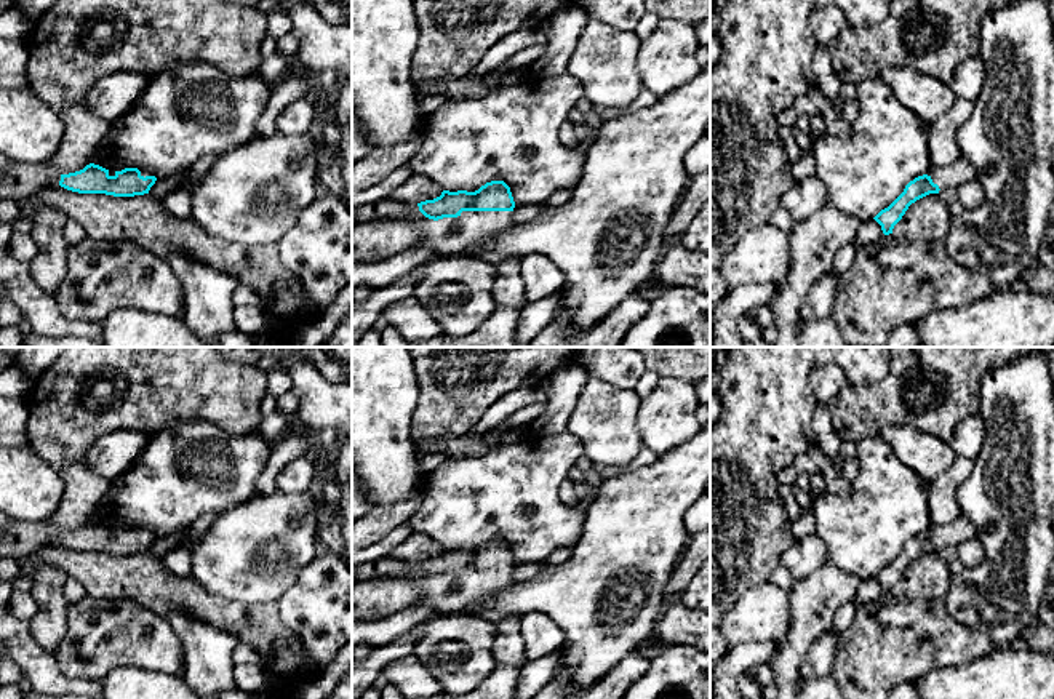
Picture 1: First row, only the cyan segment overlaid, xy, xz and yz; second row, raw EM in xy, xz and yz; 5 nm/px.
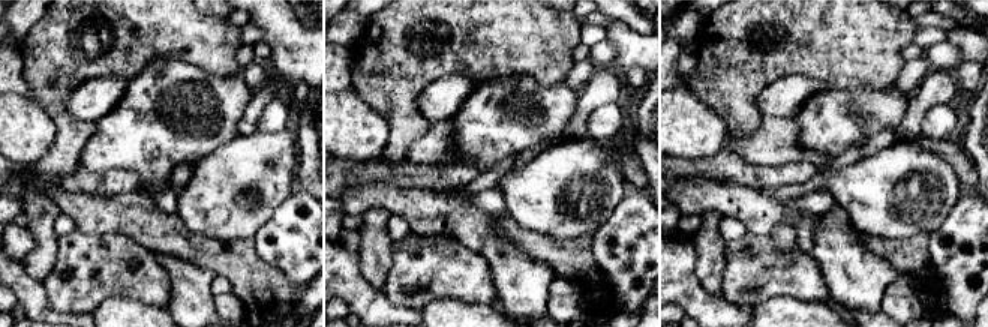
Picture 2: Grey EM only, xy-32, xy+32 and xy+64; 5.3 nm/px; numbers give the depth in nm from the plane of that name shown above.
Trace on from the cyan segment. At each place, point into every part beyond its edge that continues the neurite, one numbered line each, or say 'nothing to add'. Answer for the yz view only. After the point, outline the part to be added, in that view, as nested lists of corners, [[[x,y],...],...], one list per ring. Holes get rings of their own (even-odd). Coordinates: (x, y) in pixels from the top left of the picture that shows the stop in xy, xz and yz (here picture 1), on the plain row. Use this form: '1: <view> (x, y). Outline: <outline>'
1: yz (962, 530). Outline: [[[960,515],[955,521],[940,526],[931,526],[926,531],[940,549],[956,547],[976,537],[976,526],[969,518]]]

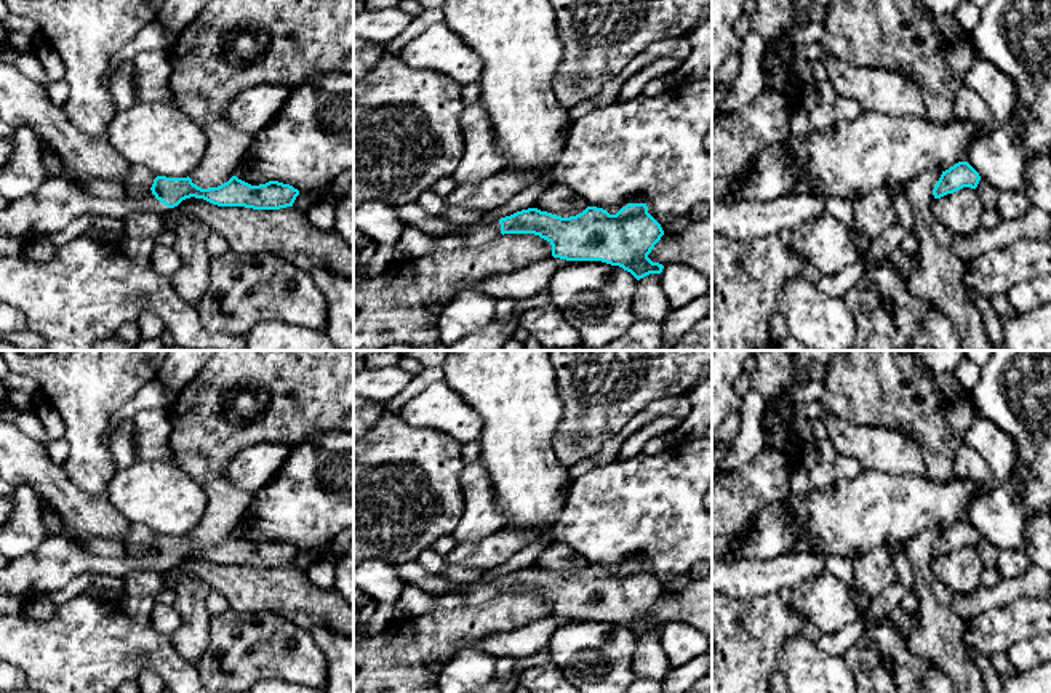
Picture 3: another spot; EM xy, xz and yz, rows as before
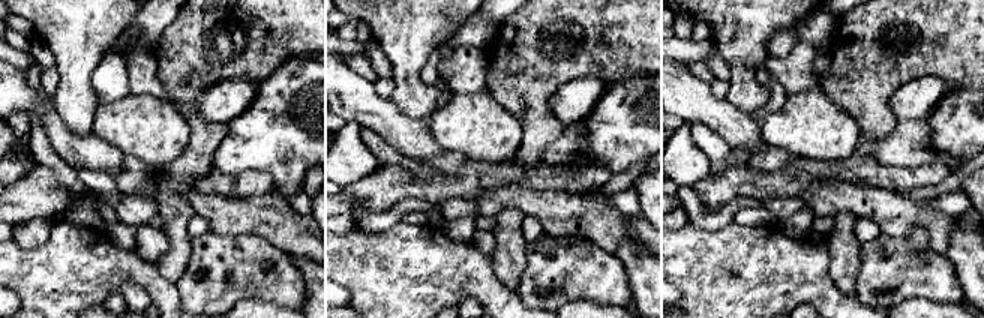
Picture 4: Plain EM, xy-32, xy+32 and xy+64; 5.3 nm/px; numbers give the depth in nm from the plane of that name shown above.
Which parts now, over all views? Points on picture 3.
1: xy (59, 559). Outline: [[[50,535],[38,547],[0,568],[0,594],[16,594],[29,600],[58,591],[83,573],[123,578],[139,568],[165,573],[171,567],[152,551],[141,557],[130,554],[122,559],[98,557],[70,536]]]

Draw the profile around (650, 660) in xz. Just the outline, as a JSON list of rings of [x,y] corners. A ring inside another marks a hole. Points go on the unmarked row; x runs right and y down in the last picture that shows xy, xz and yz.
[[[649,632],[638,639],[632,659],[635,677],[664,682],[672,671],[669,656],[661,645],[659,632]]]

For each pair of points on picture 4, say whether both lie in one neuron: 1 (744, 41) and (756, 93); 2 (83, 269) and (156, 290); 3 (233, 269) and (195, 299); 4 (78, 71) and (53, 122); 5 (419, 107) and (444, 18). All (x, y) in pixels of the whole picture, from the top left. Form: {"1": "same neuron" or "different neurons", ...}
{"1": "same neuron", "2": "same neuron", "3": "same neuron", "4": "different neurons", "5": "same neuron"}

